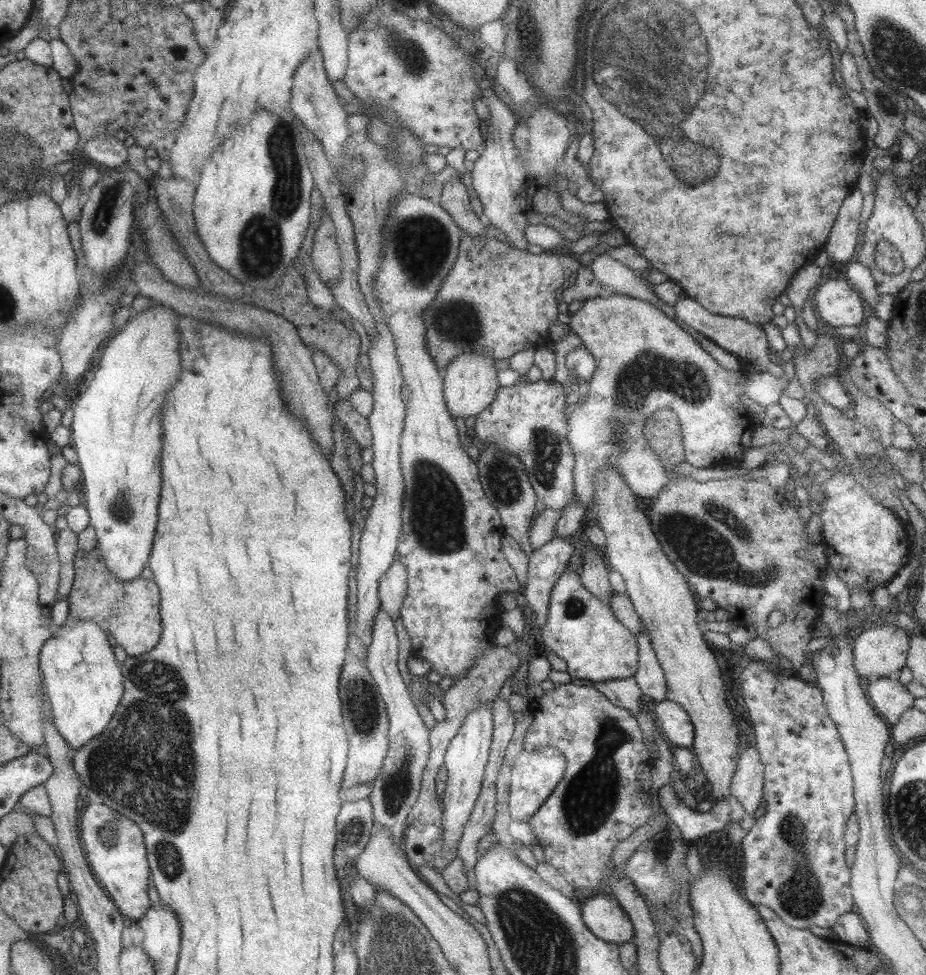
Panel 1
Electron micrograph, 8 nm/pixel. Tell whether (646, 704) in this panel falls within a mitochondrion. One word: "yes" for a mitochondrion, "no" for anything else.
no

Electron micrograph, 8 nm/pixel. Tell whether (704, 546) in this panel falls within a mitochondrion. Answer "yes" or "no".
yes

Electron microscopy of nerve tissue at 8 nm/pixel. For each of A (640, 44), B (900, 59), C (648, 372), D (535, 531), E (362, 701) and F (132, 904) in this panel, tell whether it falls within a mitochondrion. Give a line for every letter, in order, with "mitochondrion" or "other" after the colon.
A: mitochondrion
B: mitochondrion
C: mitochondrion
D: other
E: mitochondrion
F: other

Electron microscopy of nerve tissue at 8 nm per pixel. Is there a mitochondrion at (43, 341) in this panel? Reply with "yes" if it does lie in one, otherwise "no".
no

